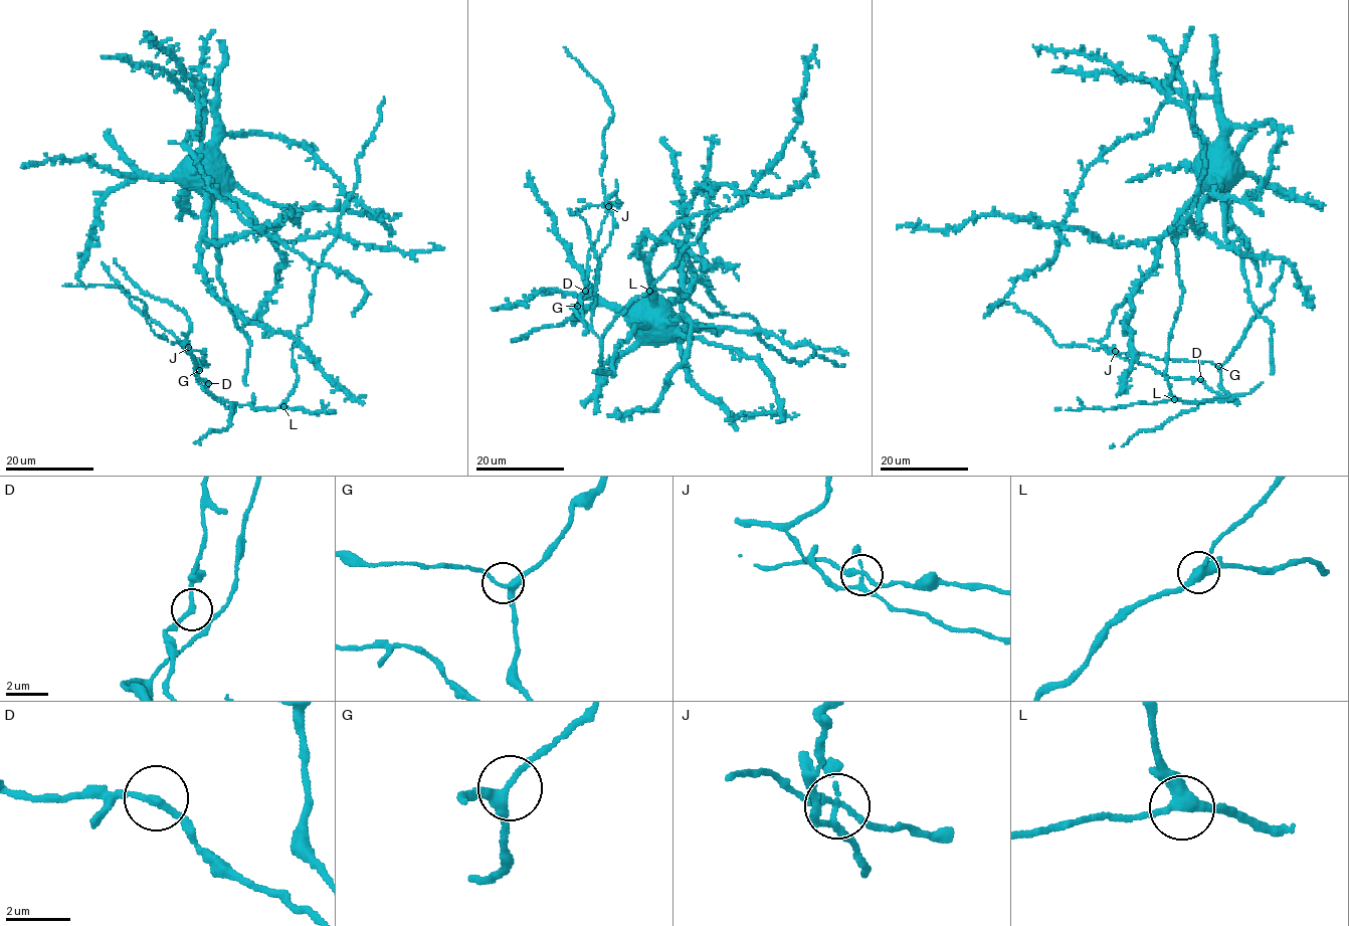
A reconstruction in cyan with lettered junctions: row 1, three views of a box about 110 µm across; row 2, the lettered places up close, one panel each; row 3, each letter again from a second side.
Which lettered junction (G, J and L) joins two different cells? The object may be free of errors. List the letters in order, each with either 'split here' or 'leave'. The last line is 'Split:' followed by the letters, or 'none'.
G: leave
J: split here
L: leave
Split: J

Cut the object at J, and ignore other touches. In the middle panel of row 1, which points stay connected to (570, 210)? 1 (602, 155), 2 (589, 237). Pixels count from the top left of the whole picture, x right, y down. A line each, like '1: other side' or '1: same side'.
1: other side
2: other side

